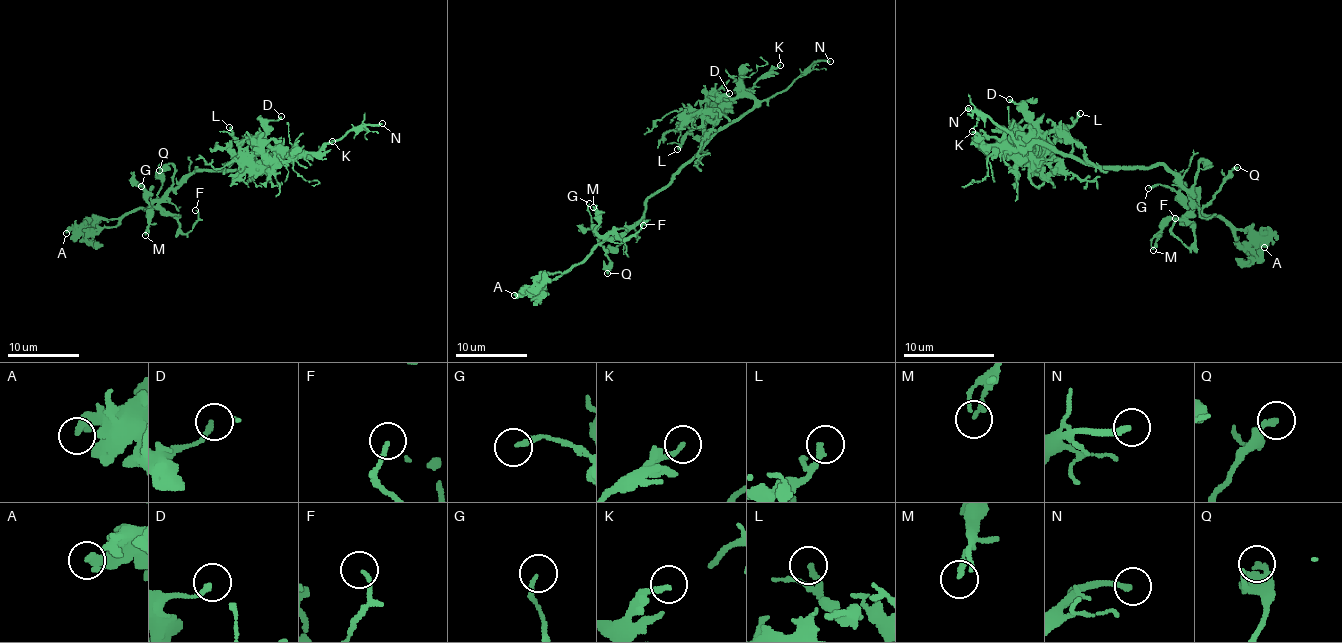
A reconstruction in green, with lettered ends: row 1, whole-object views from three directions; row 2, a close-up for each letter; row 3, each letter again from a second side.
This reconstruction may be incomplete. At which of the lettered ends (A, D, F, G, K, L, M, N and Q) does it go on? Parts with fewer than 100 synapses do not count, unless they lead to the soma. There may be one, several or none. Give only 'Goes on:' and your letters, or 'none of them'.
Goes on: N

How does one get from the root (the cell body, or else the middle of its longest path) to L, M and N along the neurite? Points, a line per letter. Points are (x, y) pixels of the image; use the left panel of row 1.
L: (220, 170), (247, 168), (254, 161), (254, 149), (247, 141), (240, 141), (229, 127)
M: (220, 170), (195, 168), (188, 174), (147, 210), (150, 210), (150, 224), (145, 235)
N: (220, 170), (249, 168), (294, 150), (314, 154), (348, 131), (382, 123)

